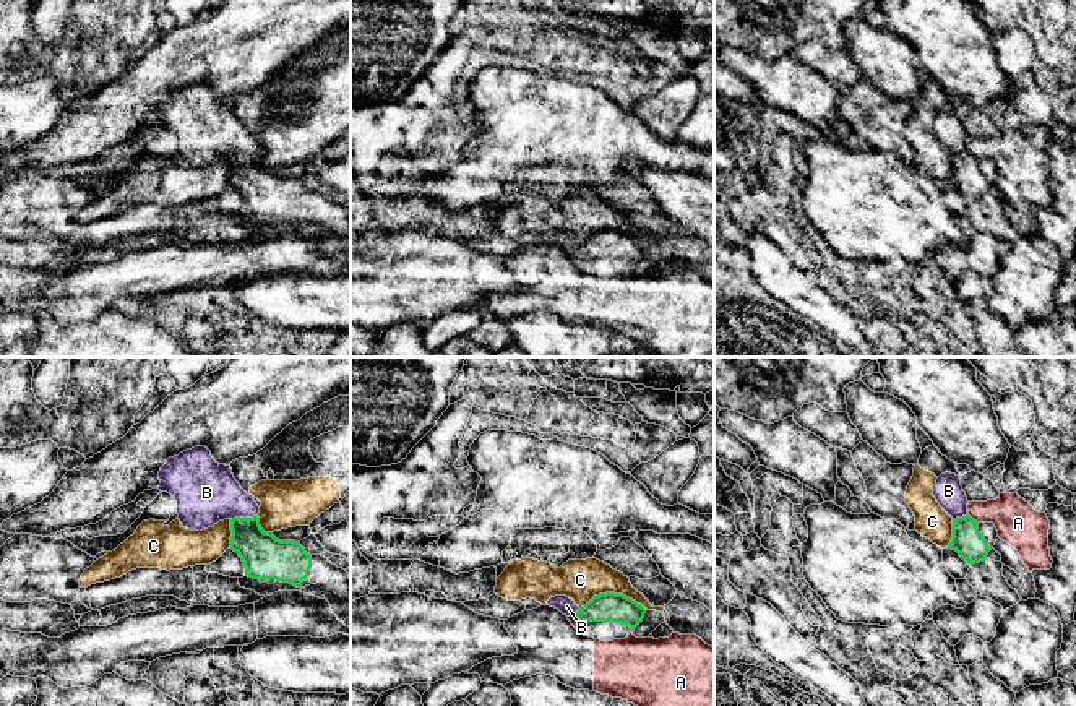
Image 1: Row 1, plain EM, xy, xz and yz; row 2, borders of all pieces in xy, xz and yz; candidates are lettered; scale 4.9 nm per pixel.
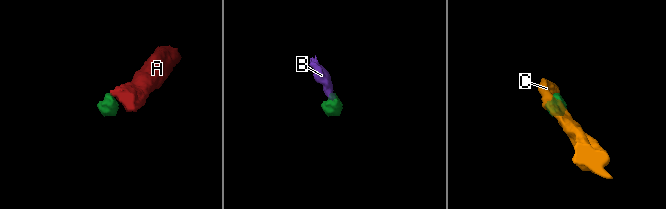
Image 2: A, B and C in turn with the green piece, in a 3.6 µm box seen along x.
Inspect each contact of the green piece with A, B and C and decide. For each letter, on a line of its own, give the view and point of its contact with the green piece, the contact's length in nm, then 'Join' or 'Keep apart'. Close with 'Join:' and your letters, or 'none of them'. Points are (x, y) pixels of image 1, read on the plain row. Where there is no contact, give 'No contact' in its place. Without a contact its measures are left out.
A: Touches green at yz (971, 154). Shared border 80 nm. Keep apart
B: Touches green at xy (244, 154). Shared border 140 nm. Join
C: Touches green at xz (614, 229). Shared border 340 nm. Keep apart
Join: B

